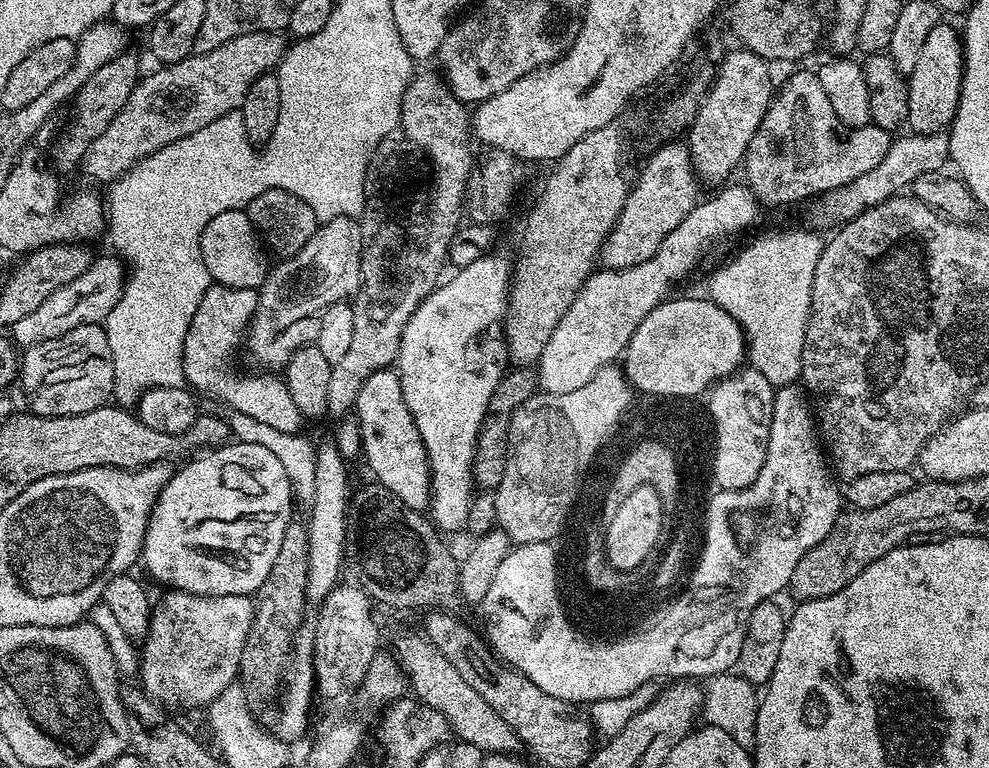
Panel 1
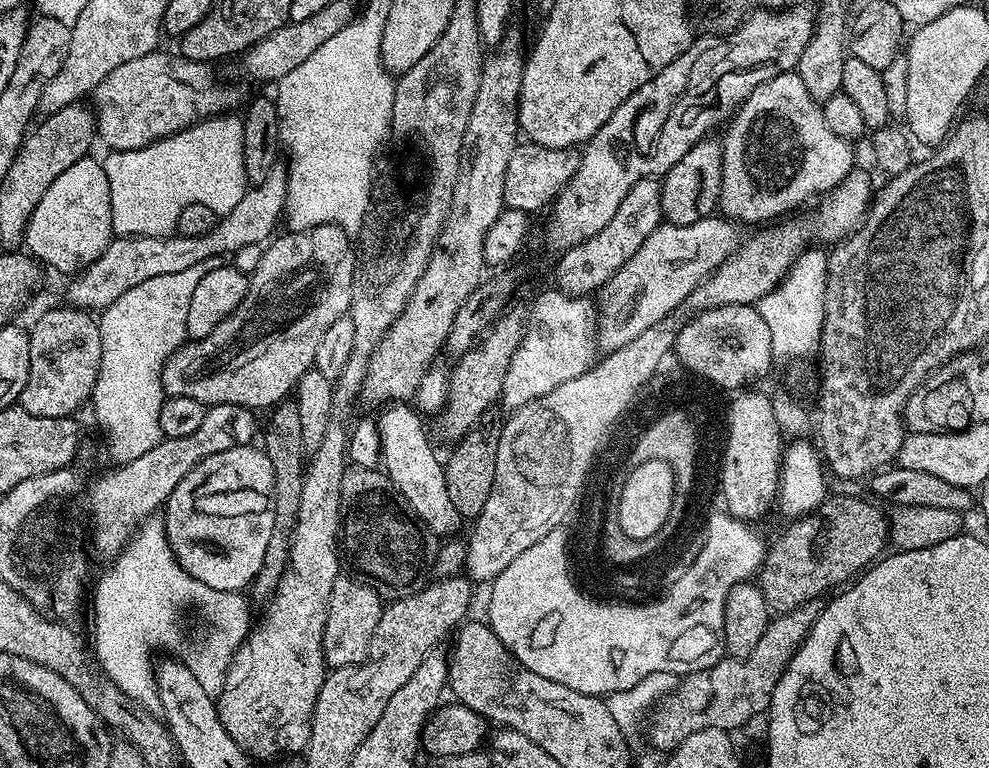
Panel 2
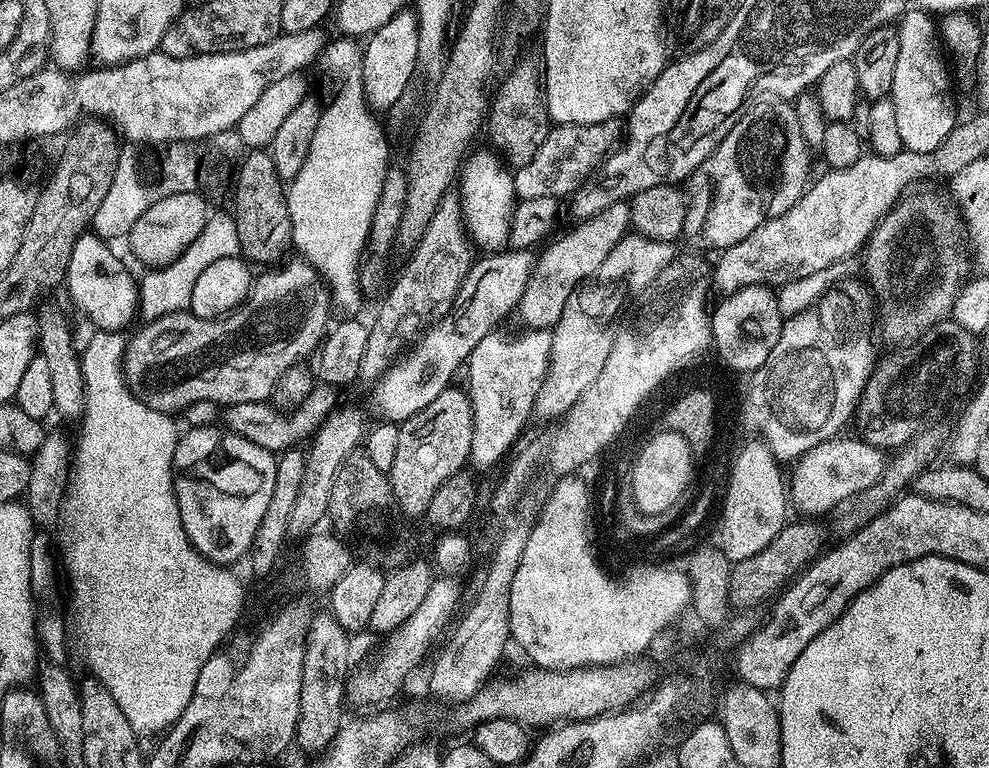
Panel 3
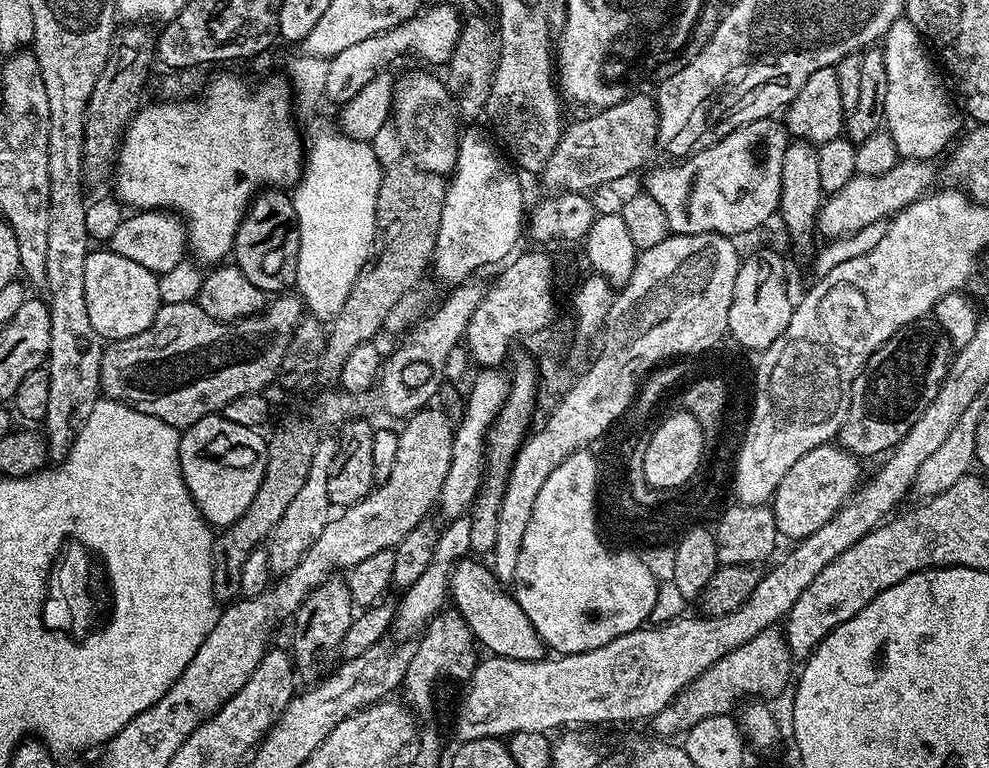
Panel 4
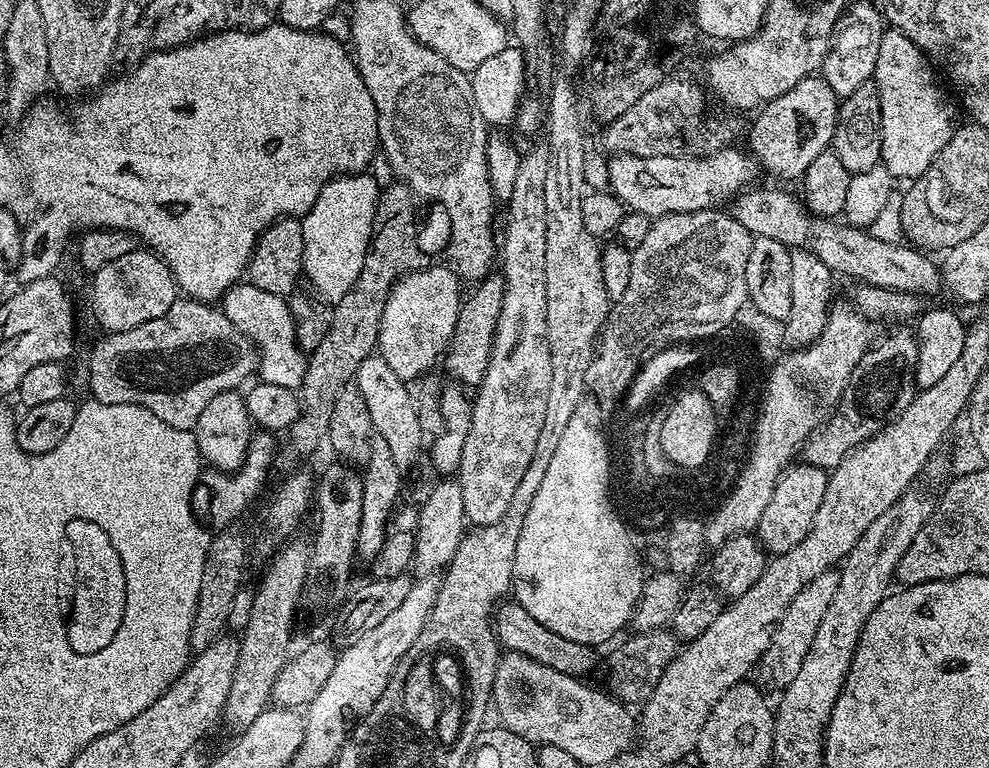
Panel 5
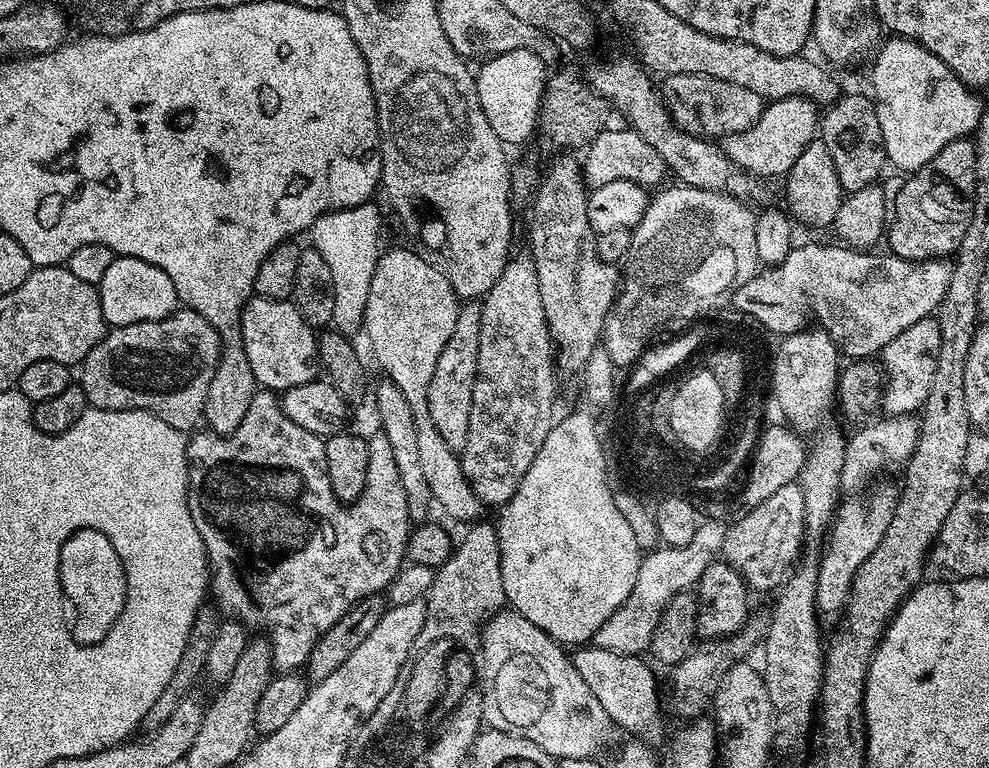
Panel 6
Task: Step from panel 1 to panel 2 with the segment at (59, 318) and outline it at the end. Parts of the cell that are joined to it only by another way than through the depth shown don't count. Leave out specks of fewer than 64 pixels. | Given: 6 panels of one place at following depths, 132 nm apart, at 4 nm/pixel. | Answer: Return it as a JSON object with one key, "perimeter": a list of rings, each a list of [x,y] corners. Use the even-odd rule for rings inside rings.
{"perimeter":[[[278,162],[270,168],[265,181],[255,185],[253,190],[245,191],[238,205],[229,208],[217,221],[215,227],[204,235],[181,236],[173,234],[168,237],[146,235],[113,237],[106,250],[93,263],[71,279],[73,281],[66,290],[67,300],[65,301],[71,307],[81,308],[84,311],[101,312],[109,308],[126,291],[140,286],[142,282],[149,281],[150,278],[161,277],[164,274],[182,273],[182,271],[190,269],[191,266],[213,261],[212,258],[224,254],[235,254],[238,249],[242,249],[244,246],[267,243],[275,233],[274,228],[281,214],[283,216],[285,213],[288,188],[288,167],[285,163]]]}

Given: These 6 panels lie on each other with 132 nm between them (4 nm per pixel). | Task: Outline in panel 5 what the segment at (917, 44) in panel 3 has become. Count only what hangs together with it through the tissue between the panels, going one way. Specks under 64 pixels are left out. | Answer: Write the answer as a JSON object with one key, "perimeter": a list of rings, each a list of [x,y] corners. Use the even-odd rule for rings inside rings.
{"perimeter":[[[885,31],[878,46],[878,62],[874,82],[880,95],[880,159],[893,178],[911,182],[922,175],[936,155],[950,142],[954,131],[952,108],[932,73],[929,63],[906,34]]]}

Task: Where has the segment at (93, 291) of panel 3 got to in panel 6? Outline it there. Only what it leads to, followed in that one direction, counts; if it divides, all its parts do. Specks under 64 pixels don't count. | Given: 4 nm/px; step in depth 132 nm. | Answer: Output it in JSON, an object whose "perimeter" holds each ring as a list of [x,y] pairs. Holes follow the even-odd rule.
{"perimeter":[[[133,256],[113,258],[106,274],[102,274],[98,291],[105,325],[112,328],[130,326],[143,320],[161,320],[178,308],[174,282],[170,282],[170,278],[166,278],[158,266],[150,266],[150,262],[142,262],[142,258]]]}

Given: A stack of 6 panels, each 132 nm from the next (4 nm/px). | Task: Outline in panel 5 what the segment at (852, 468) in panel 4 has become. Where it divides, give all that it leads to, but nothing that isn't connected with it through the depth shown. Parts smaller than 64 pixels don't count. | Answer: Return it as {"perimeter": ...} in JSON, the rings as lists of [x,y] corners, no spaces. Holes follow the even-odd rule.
{"perimeter":[[[797,464],[797,468],[789,467],[777,480],[770,502],[758,525],[758,540],[769,553],[772,551],[772,554],[788,552],[798,546],[802,538],[806,538],[814,514],[818,514],[818,506],[822,506],[822,494],[826,494],[829,473],[812,464]]]}

